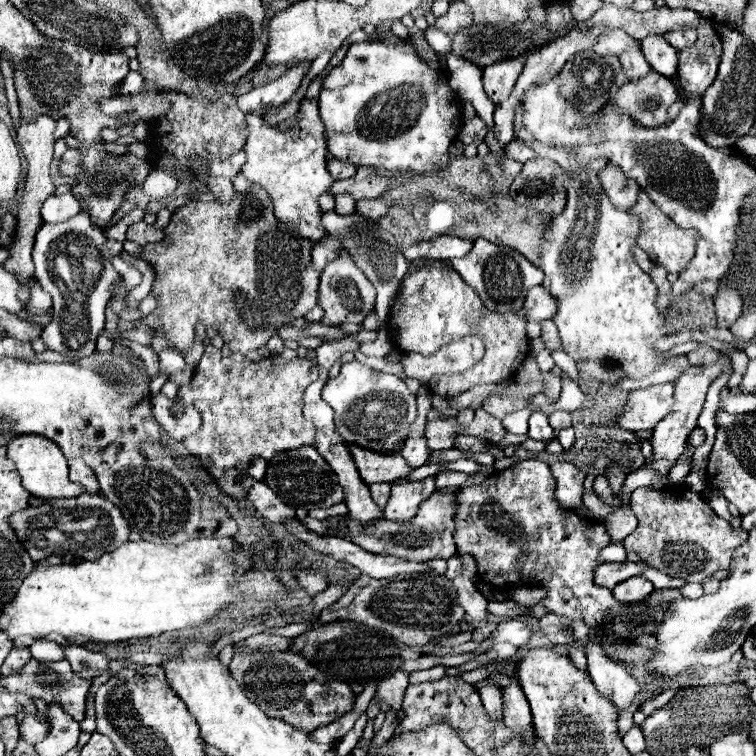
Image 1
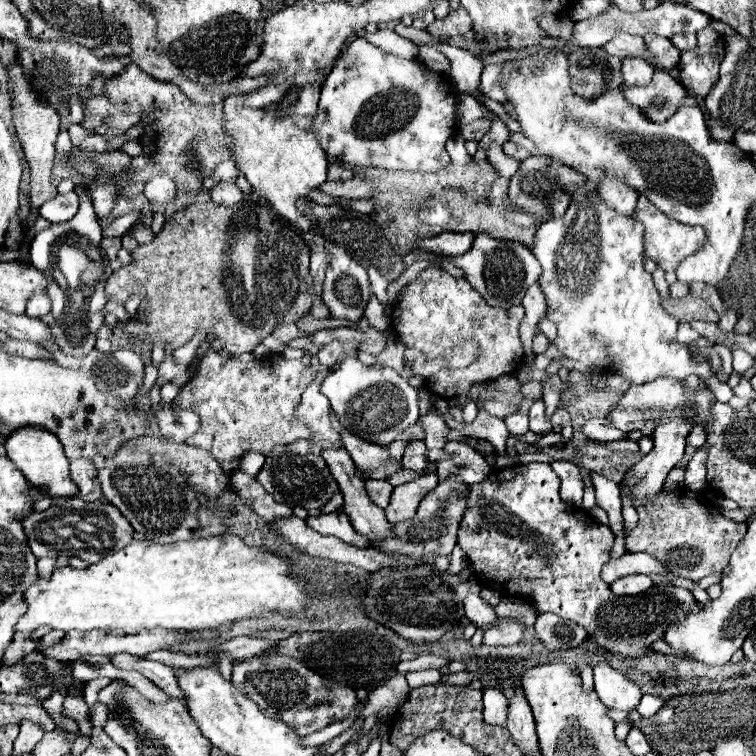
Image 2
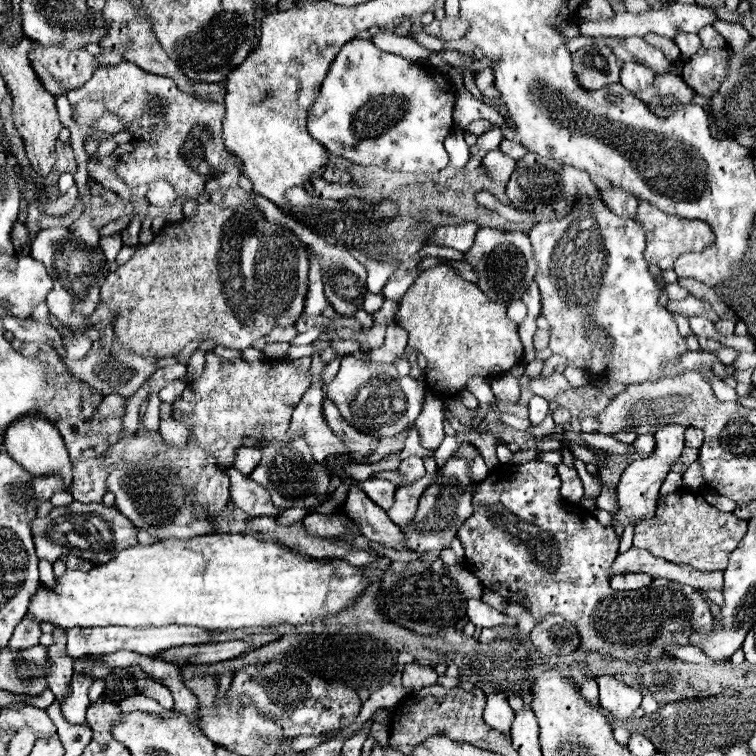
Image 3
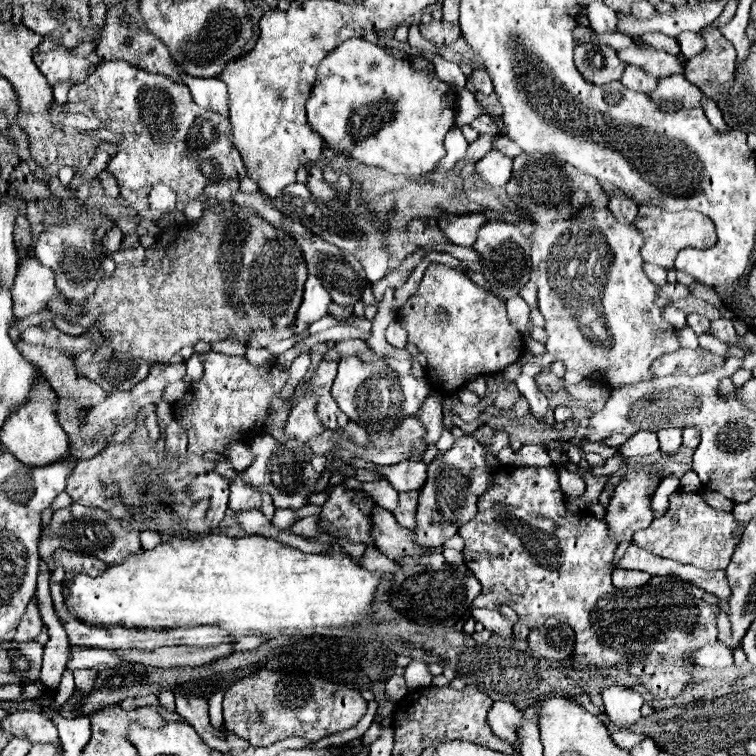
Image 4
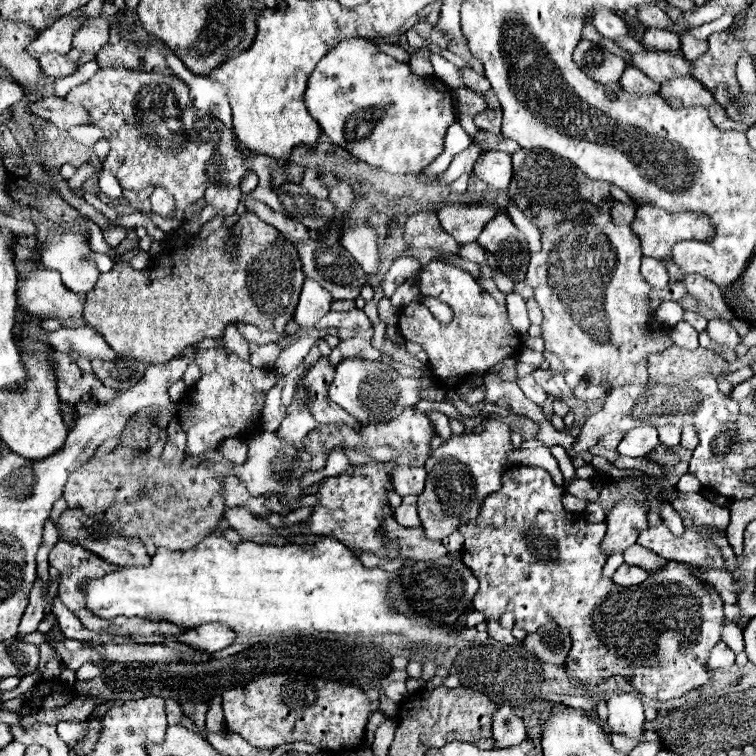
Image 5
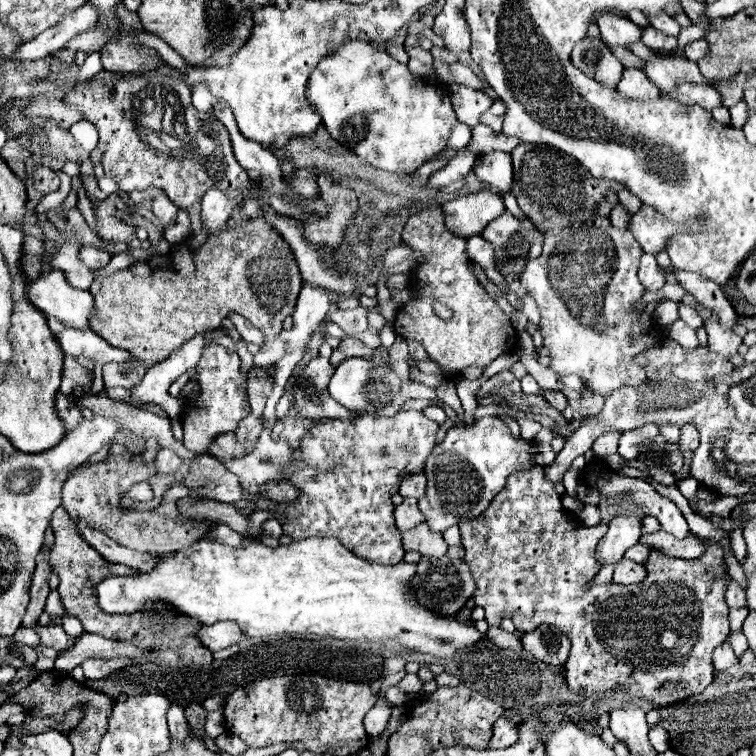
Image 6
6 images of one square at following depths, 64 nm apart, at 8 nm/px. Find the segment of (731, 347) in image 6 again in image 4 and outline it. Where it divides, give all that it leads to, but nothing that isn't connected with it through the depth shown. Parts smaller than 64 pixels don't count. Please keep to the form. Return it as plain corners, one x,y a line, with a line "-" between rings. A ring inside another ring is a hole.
720,318
720,320
714,320
712,322
712,336
716,336
718,340
726,342
726,344
734,344
736,342
736,332
734,332
734,326
732,326
732,320
726,320
726,318

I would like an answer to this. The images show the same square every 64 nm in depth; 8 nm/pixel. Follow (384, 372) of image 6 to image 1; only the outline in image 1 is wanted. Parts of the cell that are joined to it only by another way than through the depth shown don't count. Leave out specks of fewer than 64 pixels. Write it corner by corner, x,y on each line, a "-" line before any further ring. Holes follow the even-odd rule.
356,360
342,364
340,374
326,382
322,398
334,408
334,426
344,442
380,454
400,454
416,418
416,398
408,392
404,380
376,372

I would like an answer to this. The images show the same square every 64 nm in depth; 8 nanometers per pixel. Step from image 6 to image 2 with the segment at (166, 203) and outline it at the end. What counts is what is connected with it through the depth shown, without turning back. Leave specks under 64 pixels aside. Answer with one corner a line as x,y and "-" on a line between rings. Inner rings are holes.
158,174
144,186
144,196
150,202
168,202
176,196
176,184
166,174

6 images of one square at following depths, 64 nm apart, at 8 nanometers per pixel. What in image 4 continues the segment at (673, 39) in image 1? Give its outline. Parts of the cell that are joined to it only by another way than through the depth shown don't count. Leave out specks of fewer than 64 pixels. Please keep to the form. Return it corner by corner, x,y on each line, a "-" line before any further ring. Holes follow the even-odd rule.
682,32
682,36
676,36
676,40
680,44
680,50
682,50
684,58
692,58
698,52
702,52
702,48
704,48
704,40
696,32

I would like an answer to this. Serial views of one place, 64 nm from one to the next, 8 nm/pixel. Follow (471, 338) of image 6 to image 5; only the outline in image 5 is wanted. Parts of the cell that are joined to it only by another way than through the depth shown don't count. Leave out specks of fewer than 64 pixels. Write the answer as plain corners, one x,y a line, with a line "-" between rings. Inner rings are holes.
418,212
410,216
404,226
404,240
410,246
430,246
446,256
456,256
460,248
460,244
452,236
446,236
438,224
436,212
-
438,260
424,266
420,274
420,296
400,310
398,328
408,342
422,346
422,350
428,354
428,364
436,382
442,384
442,380
446,380
446,386
456,386
470,378
474,372
488,372
498,362
514,358
522,350
522,336
510,326
506,308
498,304
488,292
484,292
468,272

